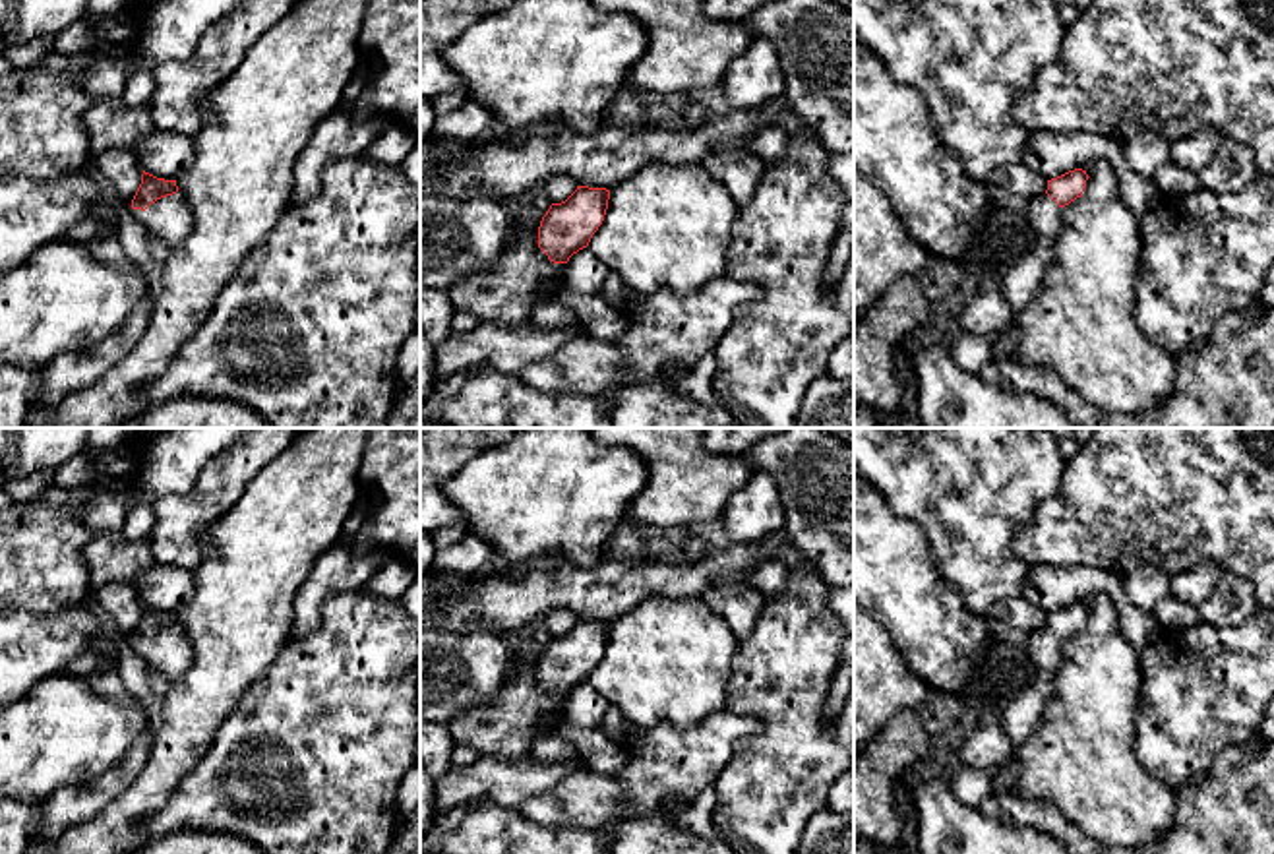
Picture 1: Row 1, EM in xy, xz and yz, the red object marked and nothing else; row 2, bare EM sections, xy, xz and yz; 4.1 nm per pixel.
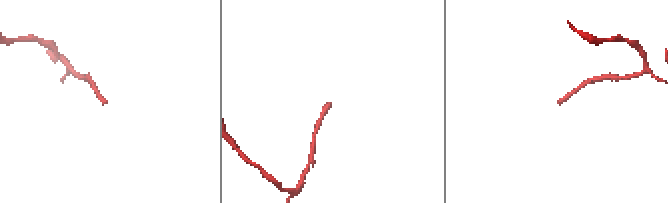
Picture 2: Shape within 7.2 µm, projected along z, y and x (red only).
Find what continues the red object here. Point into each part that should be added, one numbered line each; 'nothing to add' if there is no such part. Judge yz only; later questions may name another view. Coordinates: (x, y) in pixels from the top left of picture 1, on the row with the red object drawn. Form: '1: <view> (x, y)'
1: yz (1042, 217)

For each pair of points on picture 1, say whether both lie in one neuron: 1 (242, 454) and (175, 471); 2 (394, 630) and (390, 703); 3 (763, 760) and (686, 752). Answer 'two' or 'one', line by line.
1: two
2: one
3: two

